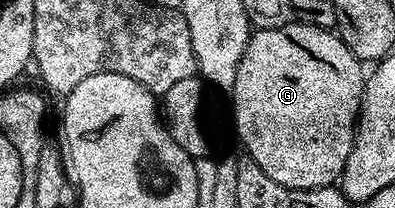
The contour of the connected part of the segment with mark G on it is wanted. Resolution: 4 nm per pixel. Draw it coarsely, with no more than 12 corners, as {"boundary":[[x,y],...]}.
{"boundary":[[303,20],[256,30],[232,126],[282,188],[339,183],[366,70]]}

